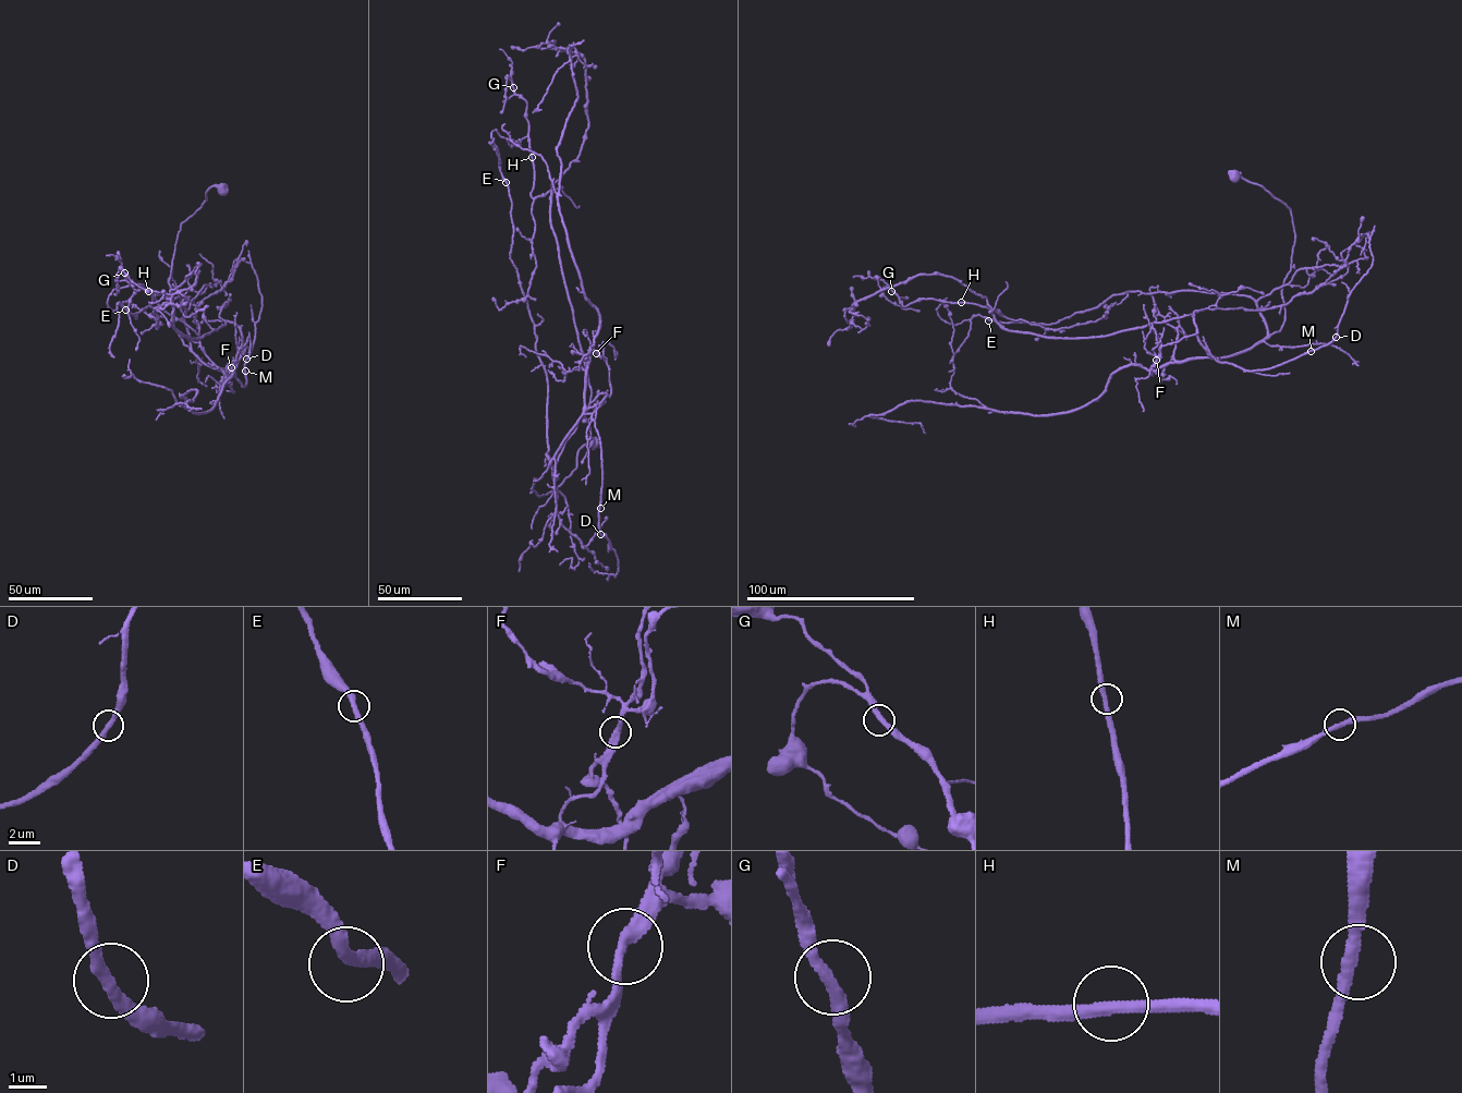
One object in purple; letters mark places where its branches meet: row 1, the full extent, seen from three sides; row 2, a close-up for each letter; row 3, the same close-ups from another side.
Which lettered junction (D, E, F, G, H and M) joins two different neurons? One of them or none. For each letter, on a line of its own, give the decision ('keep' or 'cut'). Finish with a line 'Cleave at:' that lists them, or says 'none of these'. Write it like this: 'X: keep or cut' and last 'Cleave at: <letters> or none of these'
D: keep
E: keep
F: keep
G: keep
H: keep
M: keep
Cleave at: none of these

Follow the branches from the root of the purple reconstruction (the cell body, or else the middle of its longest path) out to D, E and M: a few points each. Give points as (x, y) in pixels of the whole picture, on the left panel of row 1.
D: (222, 187), (211, 186), (181, 223), (169, 280), (173, 327), (204, 363), (229, 371), (244, 387), (246, 359)
E: (222, 187), (207, 190), (175, 245), (173, 327), (191, 347), (179, 298), (156, 295), (136, 318), (125, 310)
M: (222, 187), (211, 186), (181, 223), (169, 280), (173, 327), (204, 363), (229, 371), (244, 387), (245, 371)

